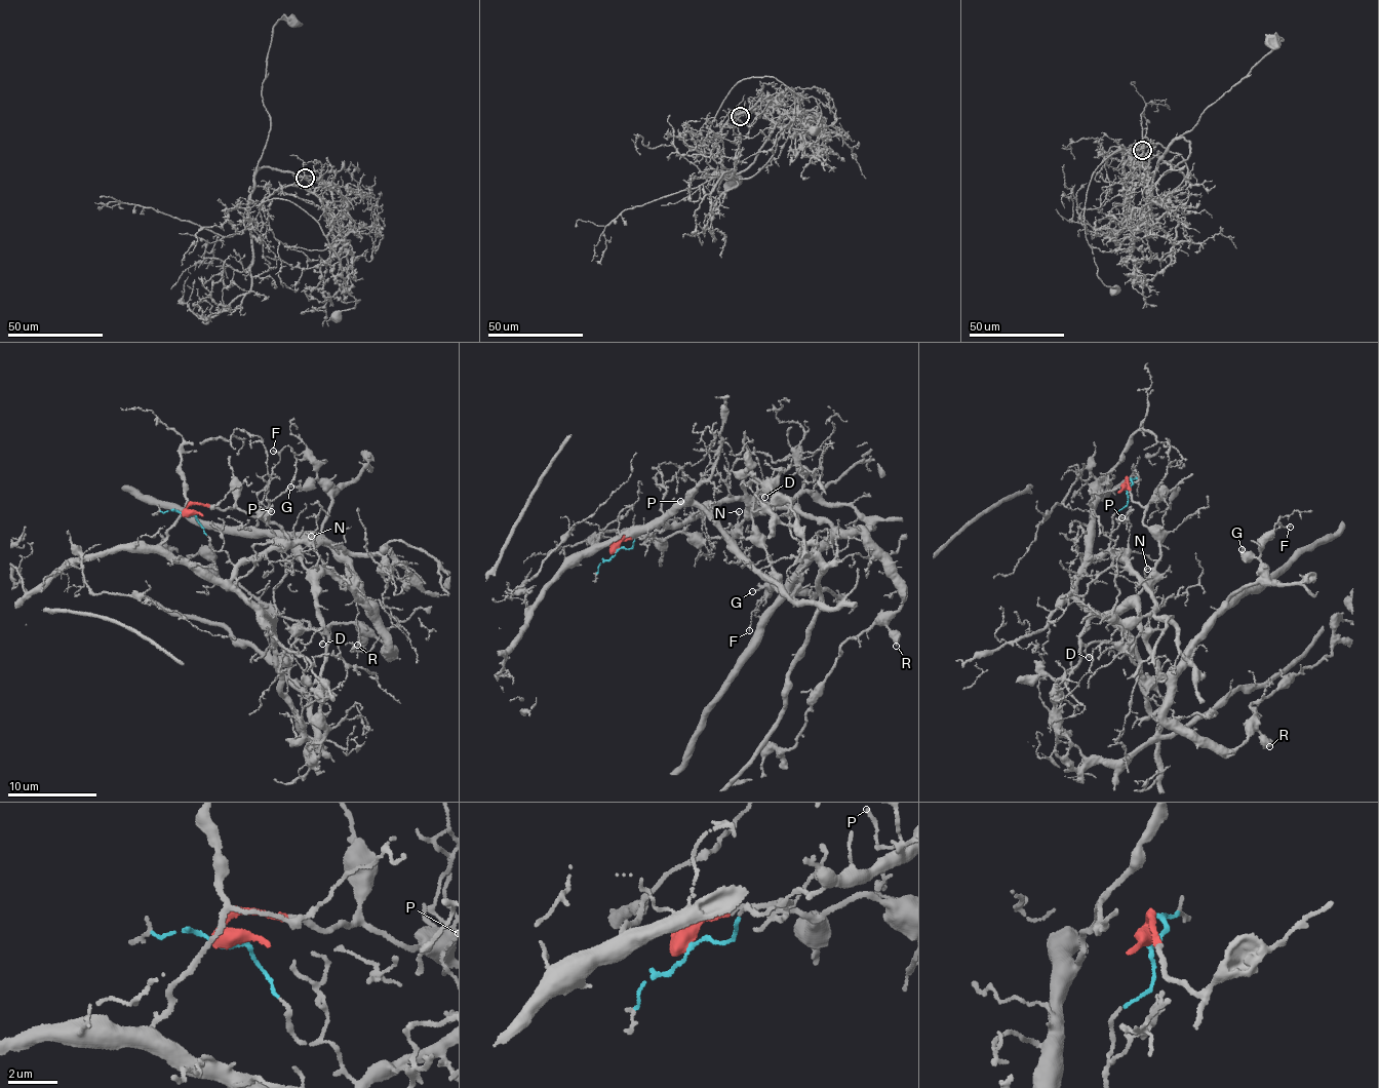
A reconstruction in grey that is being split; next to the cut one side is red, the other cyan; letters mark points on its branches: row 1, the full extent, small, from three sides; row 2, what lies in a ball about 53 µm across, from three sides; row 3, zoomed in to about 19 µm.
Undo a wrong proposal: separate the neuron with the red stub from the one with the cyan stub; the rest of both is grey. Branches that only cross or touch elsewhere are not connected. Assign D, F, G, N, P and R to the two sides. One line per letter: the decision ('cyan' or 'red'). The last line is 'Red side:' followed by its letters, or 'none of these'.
D: red
F: red
G: red
N: red
P: cyan
R: red
Red side: D, F, G, N, R

